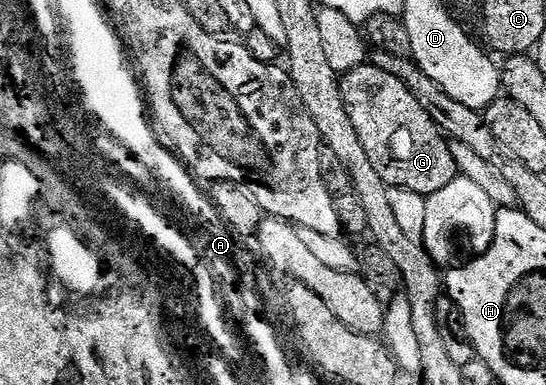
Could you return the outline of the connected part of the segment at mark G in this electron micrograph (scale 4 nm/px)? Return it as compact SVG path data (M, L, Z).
M362 65L344 72L339 86L351 125L355 125L355 133L359 133L363 149L367 149L367 158L390 188L402 187L428 197L458 178L450 140L399 77L391 77L391 73L383 73L383 69L372 65Z

